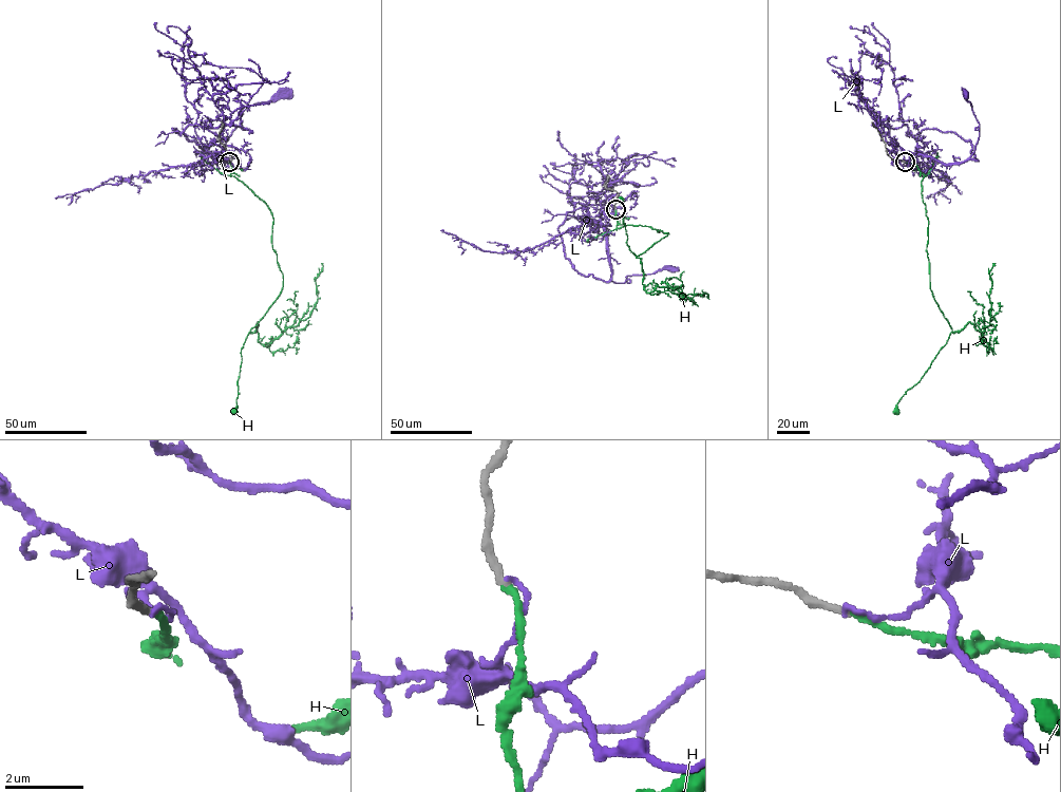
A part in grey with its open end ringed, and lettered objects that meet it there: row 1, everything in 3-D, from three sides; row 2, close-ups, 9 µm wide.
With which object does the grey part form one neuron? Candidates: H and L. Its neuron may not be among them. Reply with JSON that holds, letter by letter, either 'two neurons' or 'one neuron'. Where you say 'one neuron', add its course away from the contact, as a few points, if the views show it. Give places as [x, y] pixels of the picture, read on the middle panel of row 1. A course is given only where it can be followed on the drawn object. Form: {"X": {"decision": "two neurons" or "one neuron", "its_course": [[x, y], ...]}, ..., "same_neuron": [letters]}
{"H": {"decision": "one neuron", "its_course": [[614, 209], [618, 228], [641, 225], [668, 233], [636, 256], [626, 243], [624, 209], [620, 199]]}, "L": {"decision": "two neurons"}, "same_neuron": ["H"]}

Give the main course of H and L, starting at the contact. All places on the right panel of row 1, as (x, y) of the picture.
H: (905, 162), (914, 164), (924, 175), (921, 194), (928, 224), (930, 286), (951, 332), (895, 411)
L: (905, 162), (912, 153), (945, 164), (961, 163), (970, 155), (979, 131), (966, 93)

